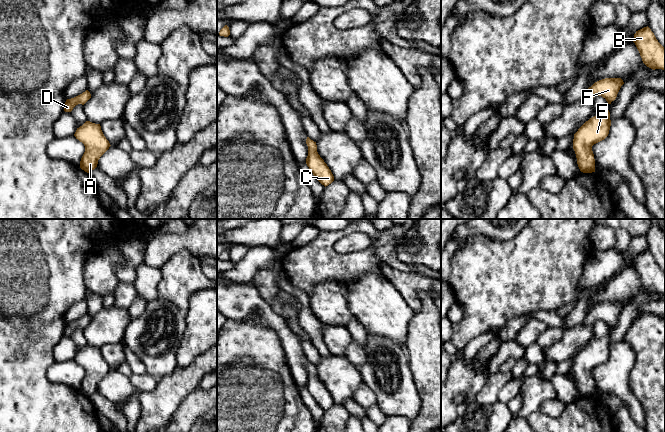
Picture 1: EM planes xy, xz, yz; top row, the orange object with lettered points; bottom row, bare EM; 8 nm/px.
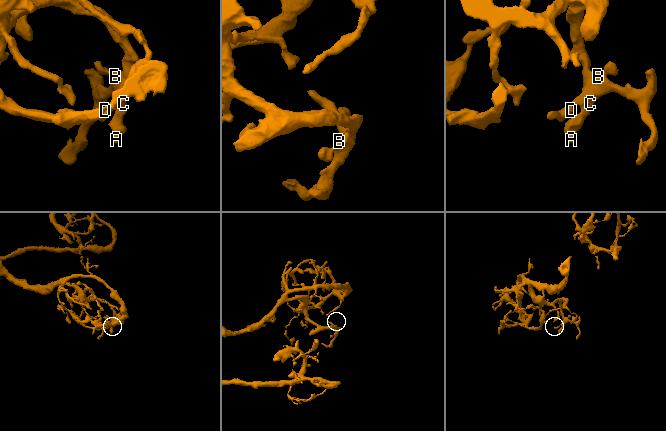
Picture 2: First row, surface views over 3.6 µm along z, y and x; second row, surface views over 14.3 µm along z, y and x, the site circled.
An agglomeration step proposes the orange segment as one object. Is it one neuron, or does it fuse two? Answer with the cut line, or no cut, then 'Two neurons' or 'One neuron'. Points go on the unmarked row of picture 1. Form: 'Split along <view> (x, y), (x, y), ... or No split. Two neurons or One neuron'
No split. One neuron

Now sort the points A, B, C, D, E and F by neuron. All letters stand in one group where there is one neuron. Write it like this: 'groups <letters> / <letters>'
groups A B C D E F

